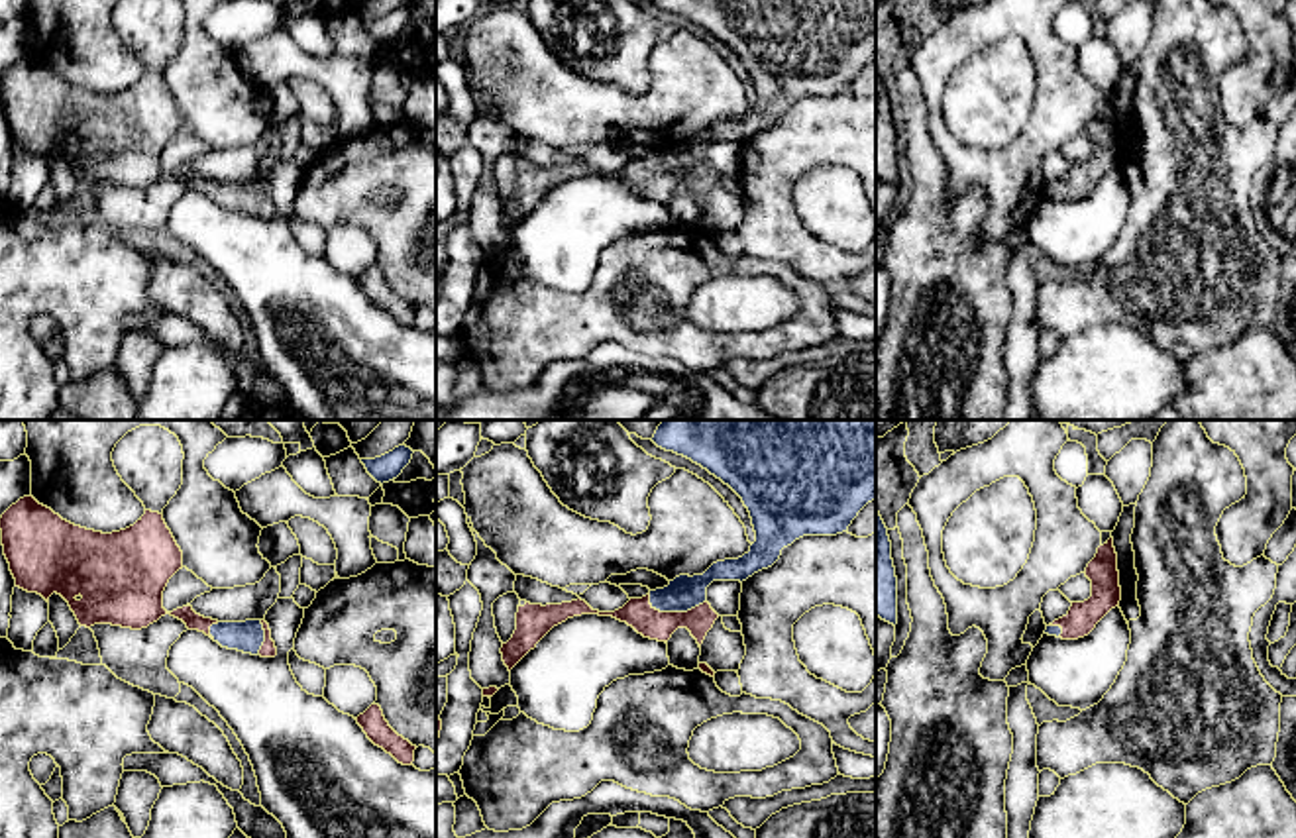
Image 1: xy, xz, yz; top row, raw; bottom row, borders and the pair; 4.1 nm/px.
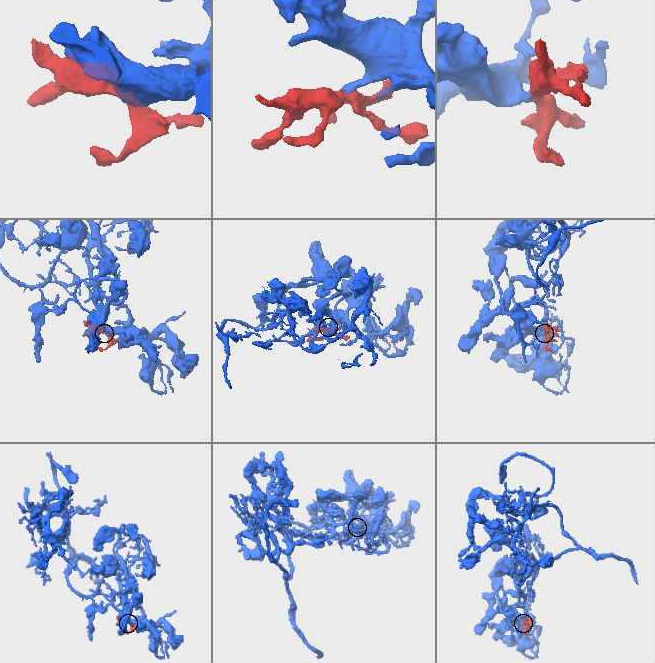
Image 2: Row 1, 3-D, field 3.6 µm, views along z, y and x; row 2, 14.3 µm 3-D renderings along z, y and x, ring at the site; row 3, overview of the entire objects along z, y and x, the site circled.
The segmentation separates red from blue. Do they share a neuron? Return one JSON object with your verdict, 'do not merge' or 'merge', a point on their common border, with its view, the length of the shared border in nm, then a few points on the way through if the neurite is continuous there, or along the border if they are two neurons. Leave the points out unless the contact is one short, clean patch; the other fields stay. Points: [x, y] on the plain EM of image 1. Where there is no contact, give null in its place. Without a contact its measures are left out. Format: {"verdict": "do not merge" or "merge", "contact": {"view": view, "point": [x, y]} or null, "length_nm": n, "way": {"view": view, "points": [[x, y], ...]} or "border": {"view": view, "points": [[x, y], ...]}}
{"verdict": "merge", "contact": {"view": "xz", "point": [674, 173]}, "length_nm": 240, "way": {"view": "xz", "points": [[637, 173], [674, 173], [684, 161], [684, 154]]}}

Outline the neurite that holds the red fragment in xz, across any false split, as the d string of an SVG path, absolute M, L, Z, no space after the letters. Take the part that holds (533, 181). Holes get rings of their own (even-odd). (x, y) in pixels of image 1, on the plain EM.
M652 0L707 29L729 45L750 73L756 102L738 120L713 124L703 135L679 135L668 147L630 159L615 173L593 171L577 159L562 165L518 167L516 190L501 214L509 232L558 184L581 175L613 177L650 200L668 202L677 188L687 188L699 208L719 175L707 163L713 141L746 141L772 128L782 110L803 96L837 96L848 92L858 73L876 59L876 0Z

